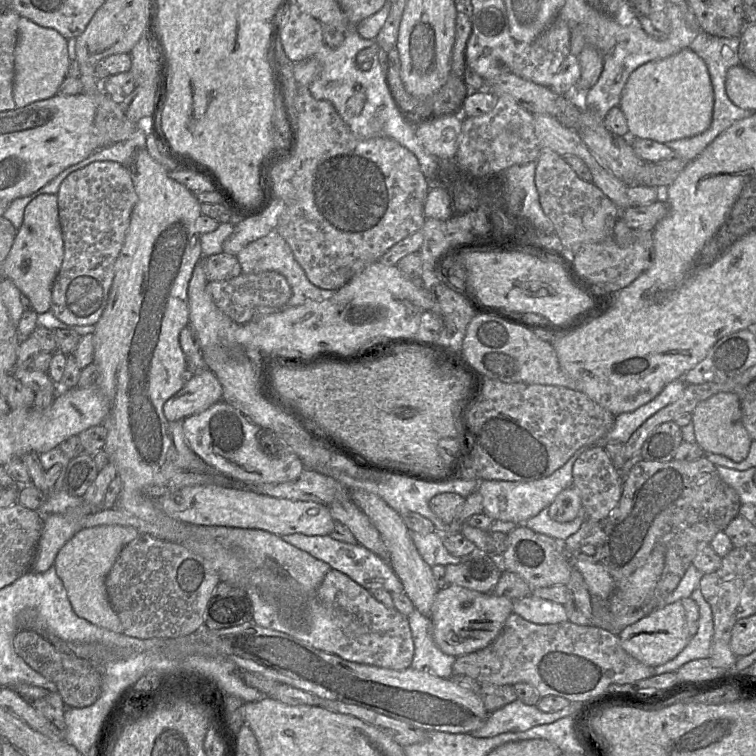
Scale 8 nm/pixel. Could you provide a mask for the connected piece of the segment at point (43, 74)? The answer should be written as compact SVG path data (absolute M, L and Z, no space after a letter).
M20 16L14 52L13 99L16 108L23 108L58 93L60 84L67 77L71 62L67 44L67 39L53 28L42 27Z

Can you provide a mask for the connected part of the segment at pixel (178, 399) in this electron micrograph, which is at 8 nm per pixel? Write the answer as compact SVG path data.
M206 368L187 376L182 389L164 403L163 413L168 421L183 421L220 400L222 386L215 374Z

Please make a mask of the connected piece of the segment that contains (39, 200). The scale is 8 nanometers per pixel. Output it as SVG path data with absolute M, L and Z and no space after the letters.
M56 194L34 198L24 210L23 223L2 267L3 277L11 280L28 297L32 309L39 315L51 308L53 282L64 257L64 243L59 221Z

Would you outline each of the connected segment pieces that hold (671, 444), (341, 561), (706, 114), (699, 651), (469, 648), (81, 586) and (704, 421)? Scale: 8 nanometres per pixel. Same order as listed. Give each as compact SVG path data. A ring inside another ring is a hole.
M675 421L662 423L644 442L641 449L642 458L657 462L673 460L683 441L682 428Z
M290 534L281 536L287 543L303 550L311 556L327 563L331 569L335 569L348 576L354 582L367 590L384 589L389 593L404 592L403 585L393 571L389 563L366 549L360 544L347 544L333 539L330 535L307 536L303 534Z
M690 48L667 58L650 61L632 72L618 107L628 126L628 139L649 139L659 143L693 137L712 122L714 93L704 60Z
M696 588L690 597L699 607L698 630L675 658L654 668L655 675L676 672L689 661L708 658L710 654L711 641L714 634L714 619L711 606L699 588Z
M447 585L435 596L429 616L434 642L442 652L456 658L484 649L500 634L506 619L513 613L512 608L513 600L493 592L480 593Z
M100 525L82 528L59 550L53 566L78 617L111 632L123 633L121 621L109 602L105 580L122 548L138 534L132 526Z
M720 392L700 402L692 412L692 422L696 442L704 452L720 454L734 462L741 462L747 457L753 440L744 426L737 393Z

